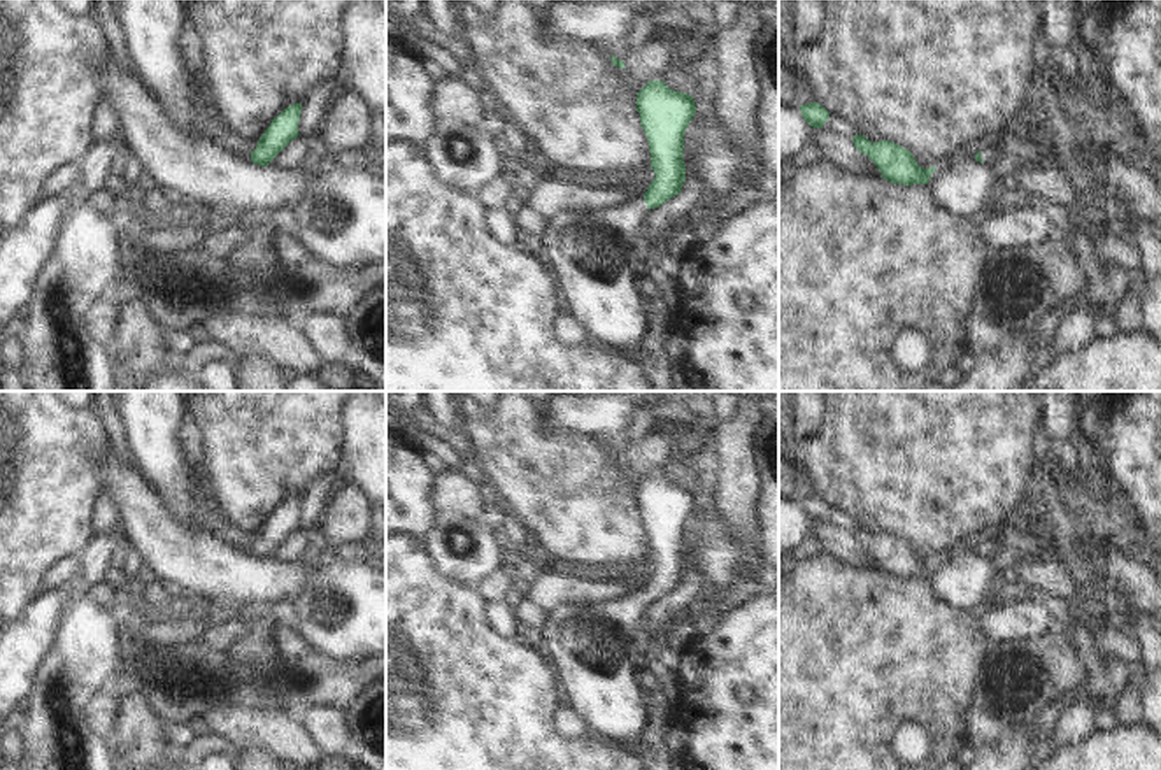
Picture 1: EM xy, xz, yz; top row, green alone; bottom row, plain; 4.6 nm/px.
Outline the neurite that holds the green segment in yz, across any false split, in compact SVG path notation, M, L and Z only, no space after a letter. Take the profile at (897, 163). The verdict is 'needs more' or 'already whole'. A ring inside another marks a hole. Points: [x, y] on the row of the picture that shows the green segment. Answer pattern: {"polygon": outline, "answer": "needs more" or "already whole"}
{"polygon": "M859 133L852 137L852 142L859 153L866 154L875 163L882 179L893 184L928 184L931 174L937 170L935 167L919 167L908 149L891 140L870 142Z", "answer": "already whole"}

